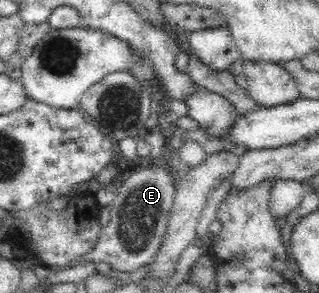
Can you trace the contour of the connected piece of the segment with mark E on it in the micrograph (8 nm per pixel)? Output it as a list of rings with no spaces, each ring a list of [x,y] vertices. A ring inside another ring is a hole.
[[[153,165],[152,168],[133,171],[129,178],[121,180],[121,186],[115,192],[113,201],[110,204],[109,222],[107,226],[102,228],[97,244],[80,259],[68,262],[68,268],[89,262],[105,262],[105,264],[109,264],[112,271],[125,272],[125,274],[131,275],[135,270],[139,270],[141,266],[148,264],[161,246],[163,235],[167,230],[169,215],[173,208],[175,193],[175,178],[166,167]]]

